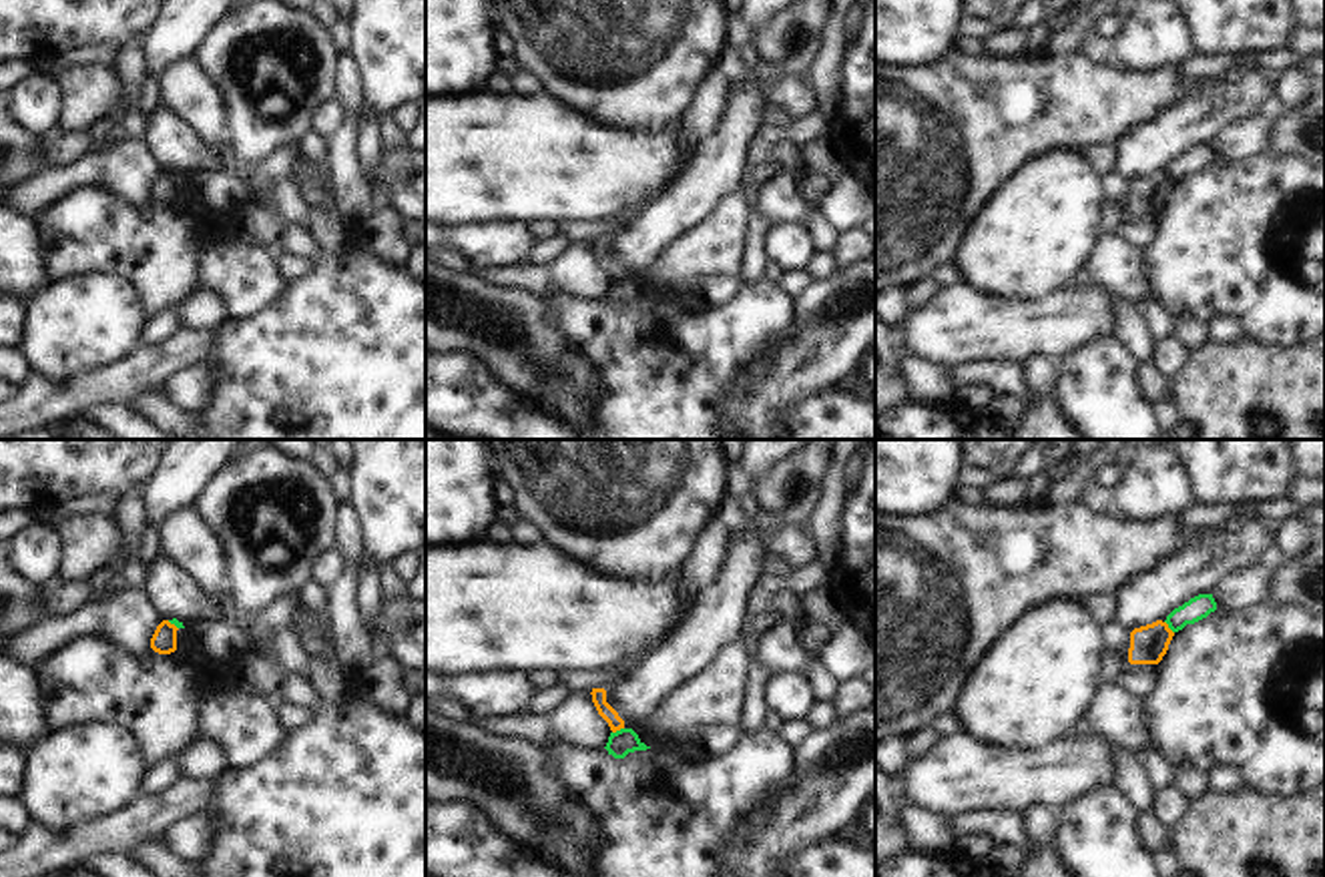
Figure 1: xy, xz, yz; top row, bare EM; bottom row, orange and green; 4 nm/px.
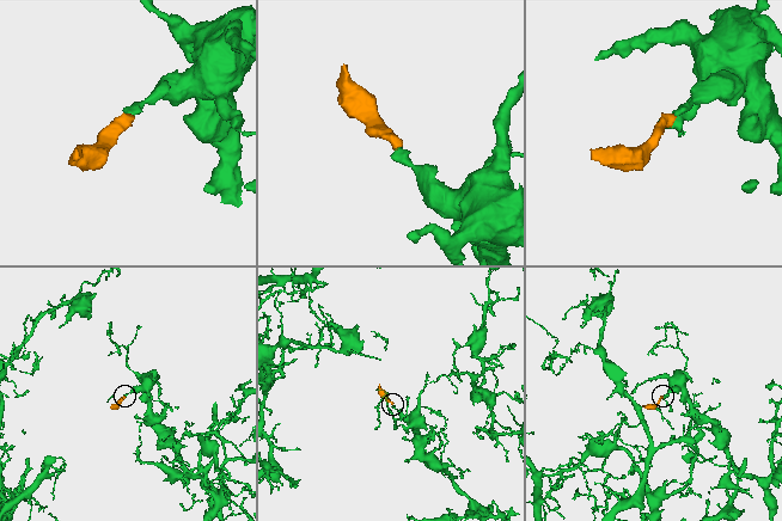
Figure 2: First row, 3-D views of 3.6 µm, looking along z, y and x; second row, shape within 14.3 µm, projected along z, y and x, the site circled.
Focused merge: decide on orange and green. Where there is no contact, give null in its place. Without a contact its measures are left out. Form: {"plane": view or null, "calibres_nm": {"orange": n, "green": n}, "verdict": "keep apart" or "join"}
{"plane": "xz", "calibres_nm": {"orange": 60, "green": 100}, "verdict": "keep apart"}

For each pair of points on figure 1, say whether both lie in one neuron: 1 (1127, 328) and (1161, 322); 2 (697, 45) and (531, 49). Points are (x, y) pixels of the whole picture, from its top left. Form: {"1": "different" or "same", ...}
{"1": "different", "2": "same"}

